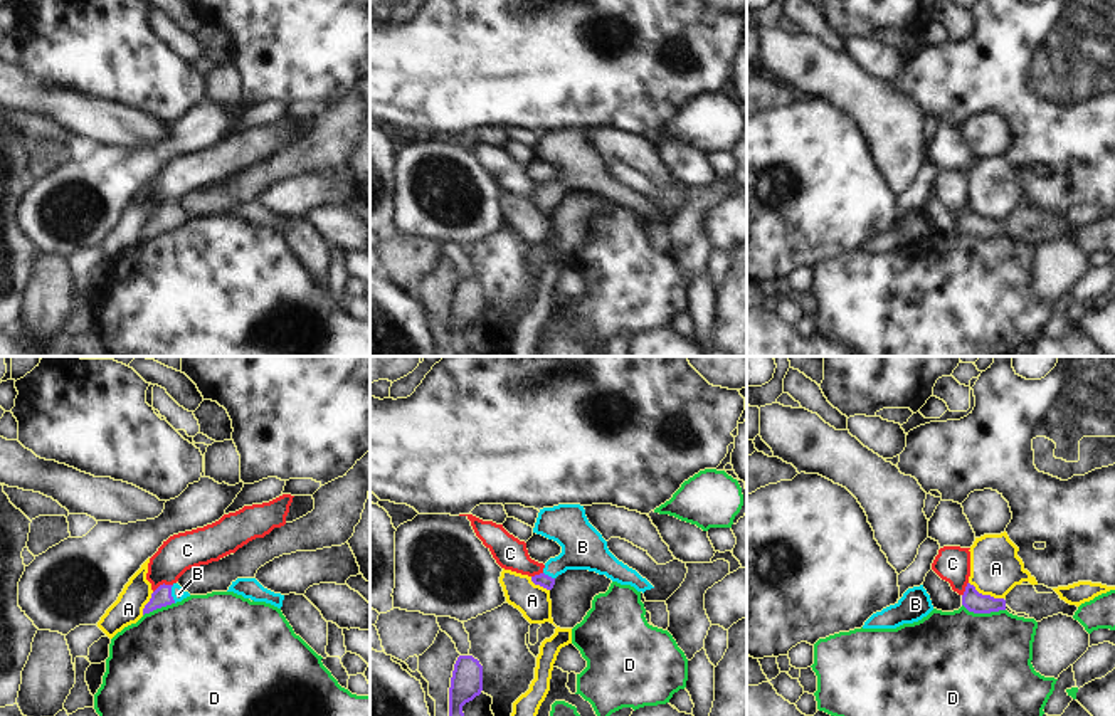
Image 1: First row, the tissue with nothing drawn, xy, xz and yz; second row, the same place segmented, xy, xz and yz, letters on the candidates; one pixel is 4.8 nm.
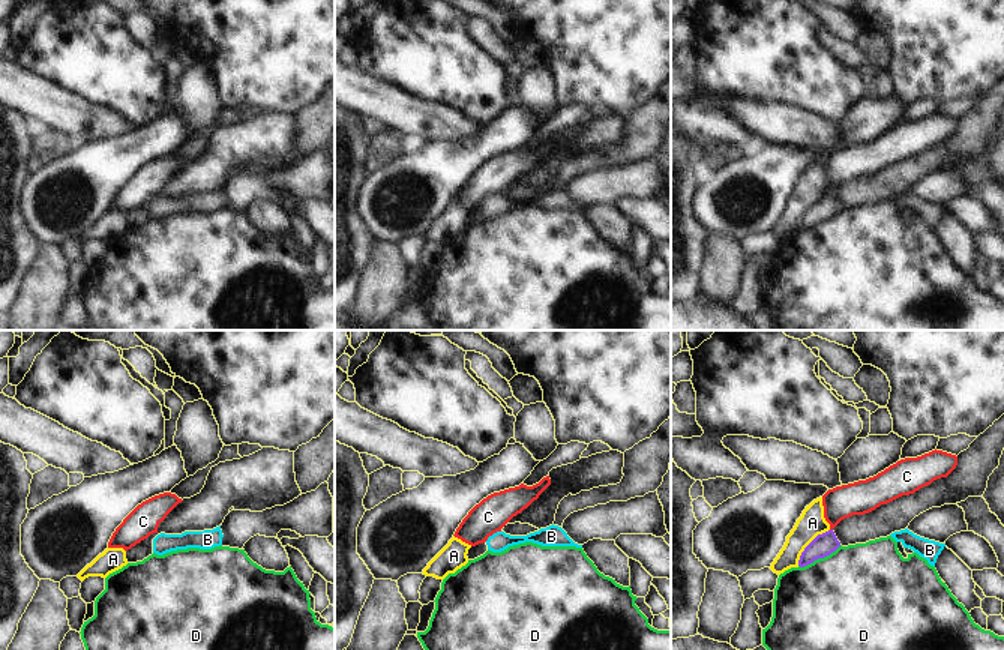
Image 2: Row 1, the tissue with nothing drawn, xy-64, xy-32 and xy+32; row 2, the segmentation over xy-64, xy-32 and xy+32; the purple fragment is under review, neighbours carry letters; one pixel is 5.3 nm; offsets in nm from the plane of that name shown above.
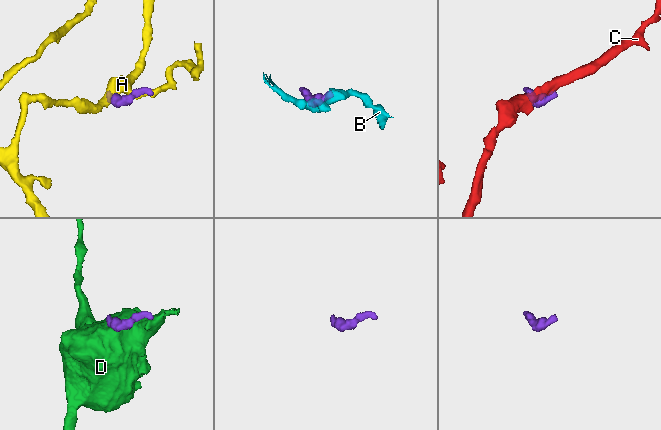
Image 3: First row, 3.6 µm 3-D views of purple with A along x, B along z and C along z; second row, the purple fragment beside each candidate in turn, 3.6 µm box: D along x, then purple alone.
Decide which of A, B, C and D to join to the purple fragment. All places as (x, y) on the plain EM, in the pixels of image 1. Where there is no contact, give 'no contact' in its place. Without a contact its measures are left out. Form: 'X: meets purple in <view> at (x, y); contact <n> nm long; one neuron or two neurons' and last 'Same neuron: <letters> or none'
A: meets purple in yz at (986, 219); contact 190 nm long; two neurons
B: meets purple in xy at (170, 217); contact 90 nm long; one neuron
C: meets purple in xy at (163, 207); contact 100 nm long; two neurons
D: meets purple in yz at (984, 236); contact 220 nm long; two neurons
Same neuron: B

